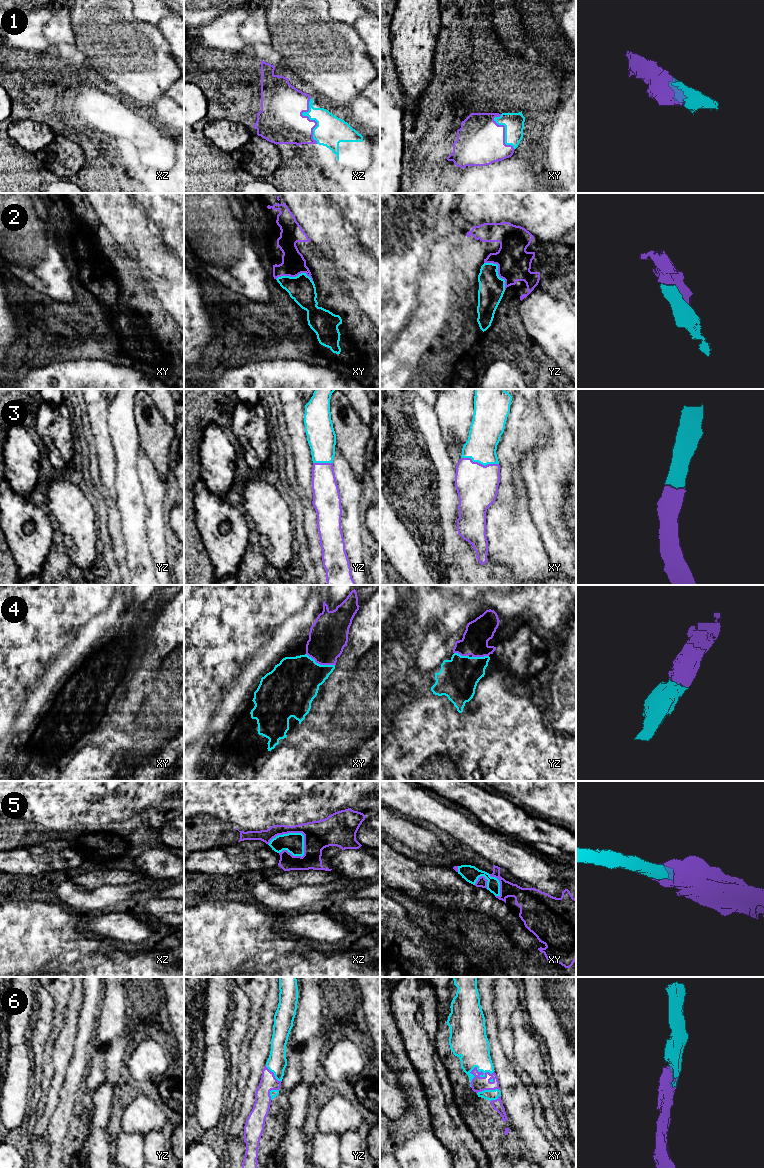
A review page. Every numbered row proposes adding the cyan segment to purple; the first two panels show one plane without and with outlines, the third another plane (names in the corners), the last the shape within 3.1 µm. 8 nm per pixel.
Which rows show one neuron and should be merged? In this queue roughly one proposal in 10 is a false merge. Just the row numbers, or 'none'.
1, 2, 3, 4, 5, 6

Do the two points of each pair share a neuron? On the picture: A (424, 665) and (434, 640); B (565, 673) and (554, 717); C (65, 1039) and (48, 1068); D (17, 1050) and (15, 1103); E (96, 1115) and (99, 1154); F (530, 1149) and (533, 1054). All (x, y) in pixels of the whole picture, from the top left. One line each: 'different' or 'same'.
A: same
B: same
C: different
D: same
E: same
F: different

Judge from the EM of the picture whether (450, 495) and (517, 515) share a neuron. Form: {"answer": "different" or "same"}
{"answer": "different"}

